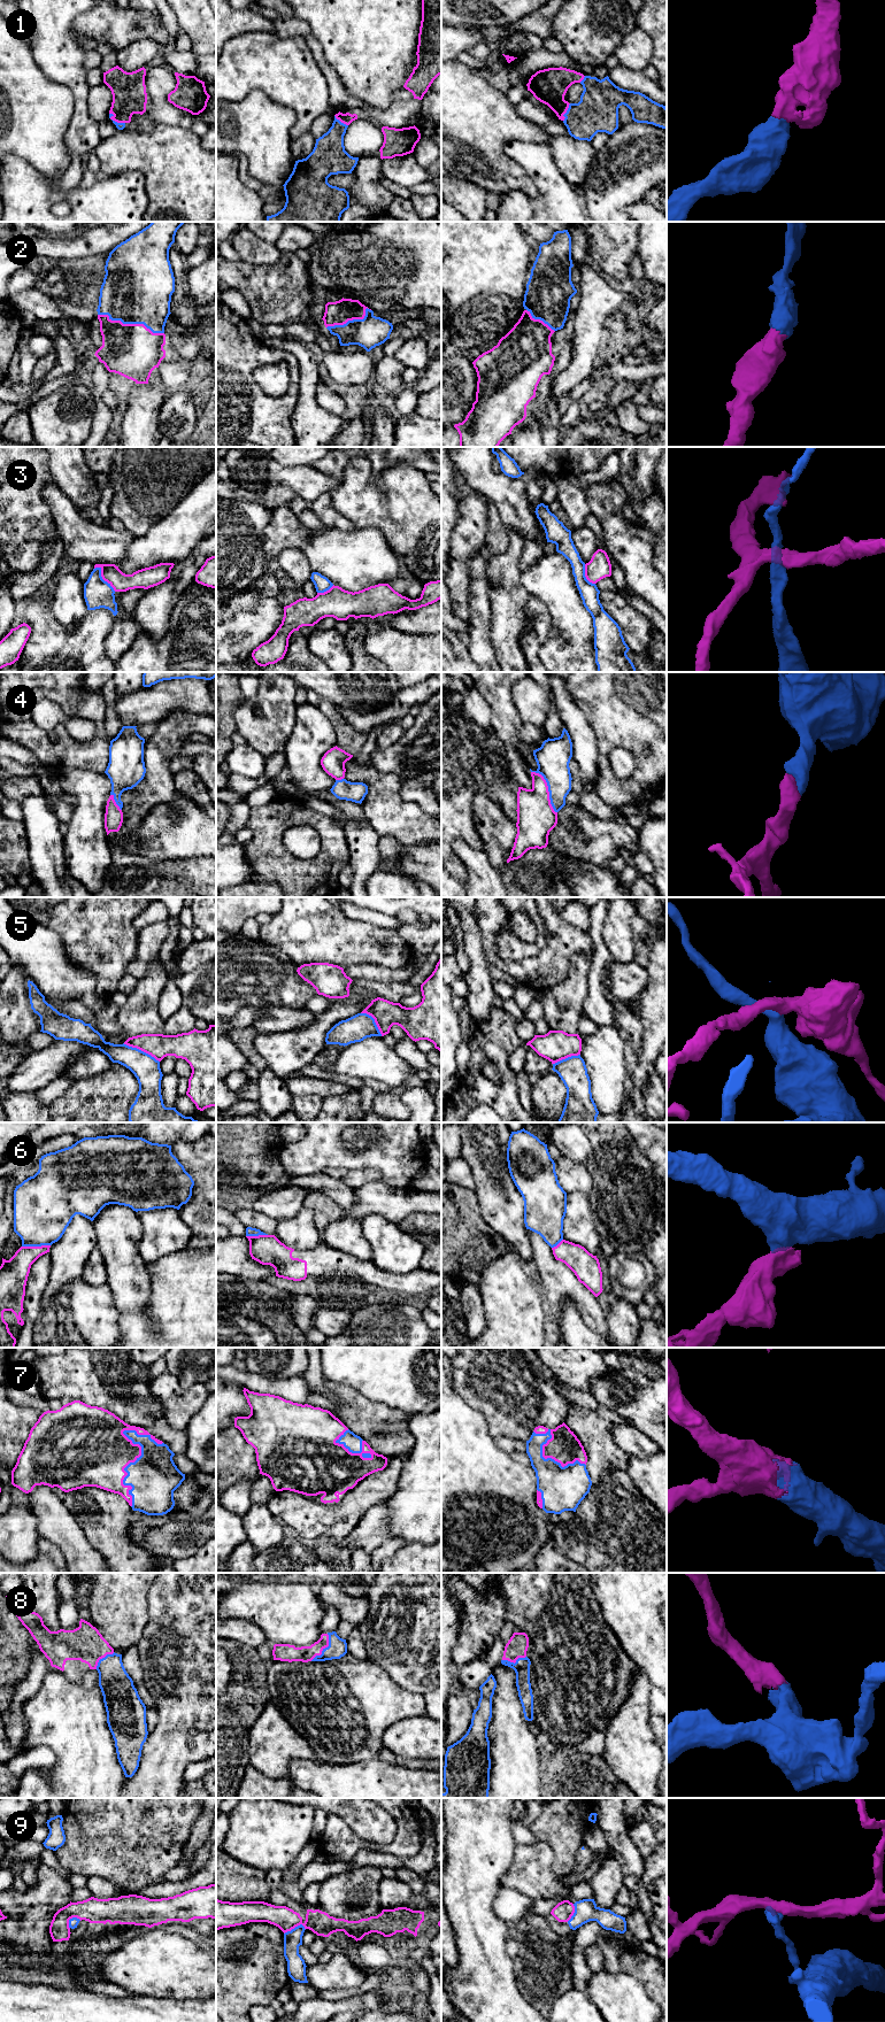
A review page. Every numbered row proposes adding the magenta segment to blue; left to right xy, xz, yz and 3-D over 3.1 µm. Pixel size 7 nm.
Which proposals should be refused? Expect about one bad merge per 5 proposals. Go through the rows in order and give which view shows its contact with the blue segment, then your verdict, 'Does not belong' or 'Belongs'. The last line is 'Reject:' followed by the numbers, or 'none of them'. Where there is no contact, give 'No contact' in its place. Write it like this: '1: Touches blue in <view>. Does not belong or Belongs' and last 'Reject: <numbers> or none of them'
1: Touches blue in yz. Belongs
2: Touches blue in xy. Belongs
3: Touches blue in xy. Does not belong
4: Touches blue in yz. Belongs
5: Touches blue in xy. Does not belong
6: Touches blue in xy. Does not belong
7: Touches blue in xy. Belongs
8: Touches blue in xz. Belongs
9: Touches blue in xz. Does not belong
Reject: 3, 5, 6, 9

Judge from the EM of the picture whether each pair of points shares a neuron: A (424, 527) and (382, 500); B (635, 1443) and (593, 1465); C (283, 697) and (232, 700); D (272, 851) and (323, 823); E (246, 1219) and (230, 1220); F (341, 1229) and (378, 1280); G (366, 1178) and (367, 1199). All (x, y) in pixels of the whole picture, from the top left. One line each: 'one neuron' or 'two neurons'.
A: one neuron
B: two neurons
C: two neurons
D: one neuron
E: two neurons
F: two neurons
G: two neurons

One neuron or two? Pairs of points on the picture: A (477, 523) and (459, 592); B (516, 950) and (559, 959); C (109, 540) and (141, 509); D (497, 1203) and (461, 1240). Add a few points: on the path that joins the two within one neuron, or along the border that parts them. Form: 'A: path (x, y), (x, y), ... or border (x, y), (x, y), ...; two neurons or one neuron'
A: path (466, 540), (459, 557), (459, 575); one neuron
B: border (545, 928), (546, 947), (536, 957); two neurons
C: border (124, 527), (133, 537); two neurons
D: border (475, 1191), (482, 1218), (501, 1236); two neurons

